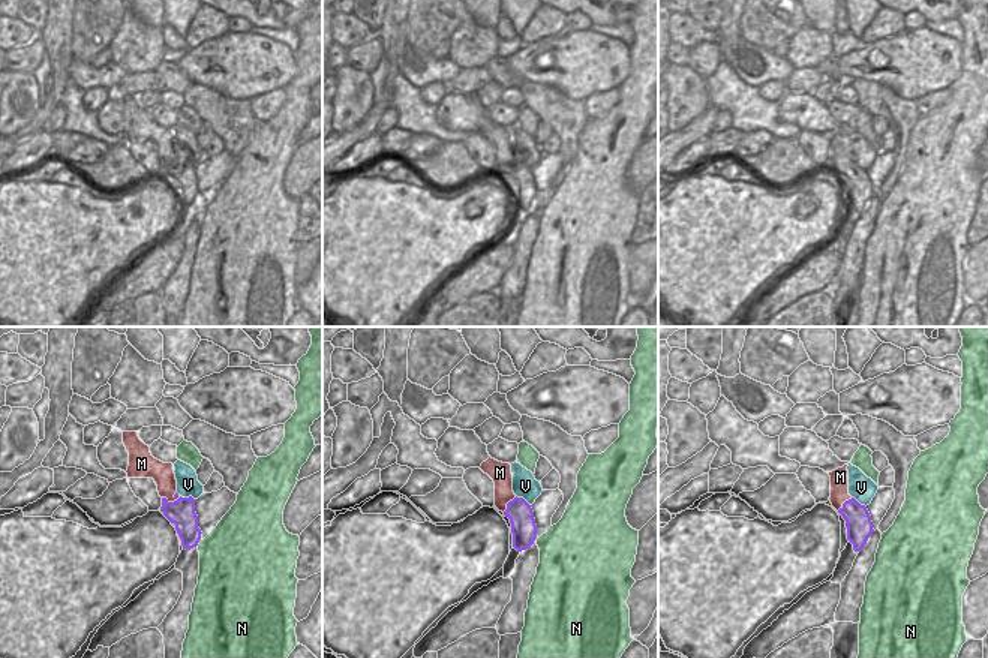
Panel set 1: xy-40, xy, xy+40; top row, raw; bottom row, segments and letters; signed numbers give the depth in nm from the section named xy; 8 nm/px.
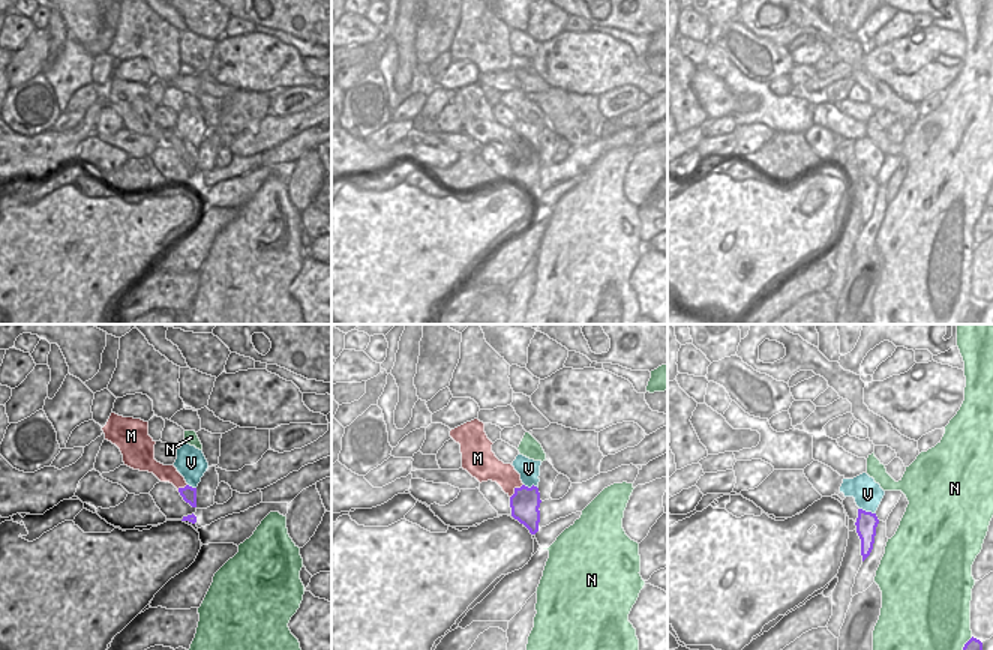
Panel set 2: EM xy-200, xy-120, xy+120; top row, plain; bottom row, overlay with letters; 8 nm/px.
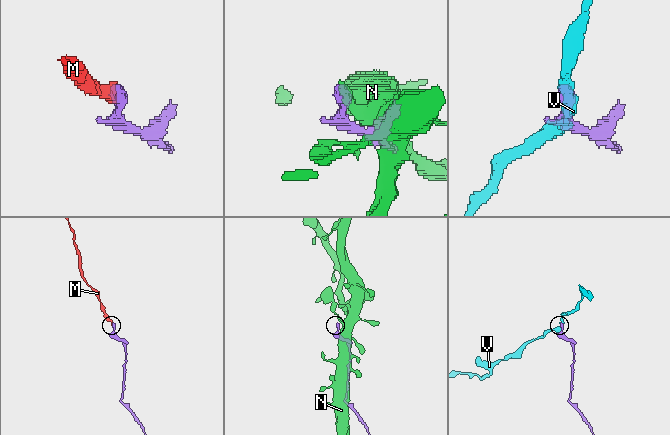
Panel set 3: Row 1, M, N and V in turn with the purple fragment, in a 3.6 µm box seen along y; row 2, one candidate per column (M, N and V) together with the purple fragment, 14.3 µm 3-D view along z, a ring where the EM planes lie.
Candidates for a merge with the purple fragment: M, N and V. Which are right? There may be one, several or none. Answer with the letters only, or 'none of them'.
M

